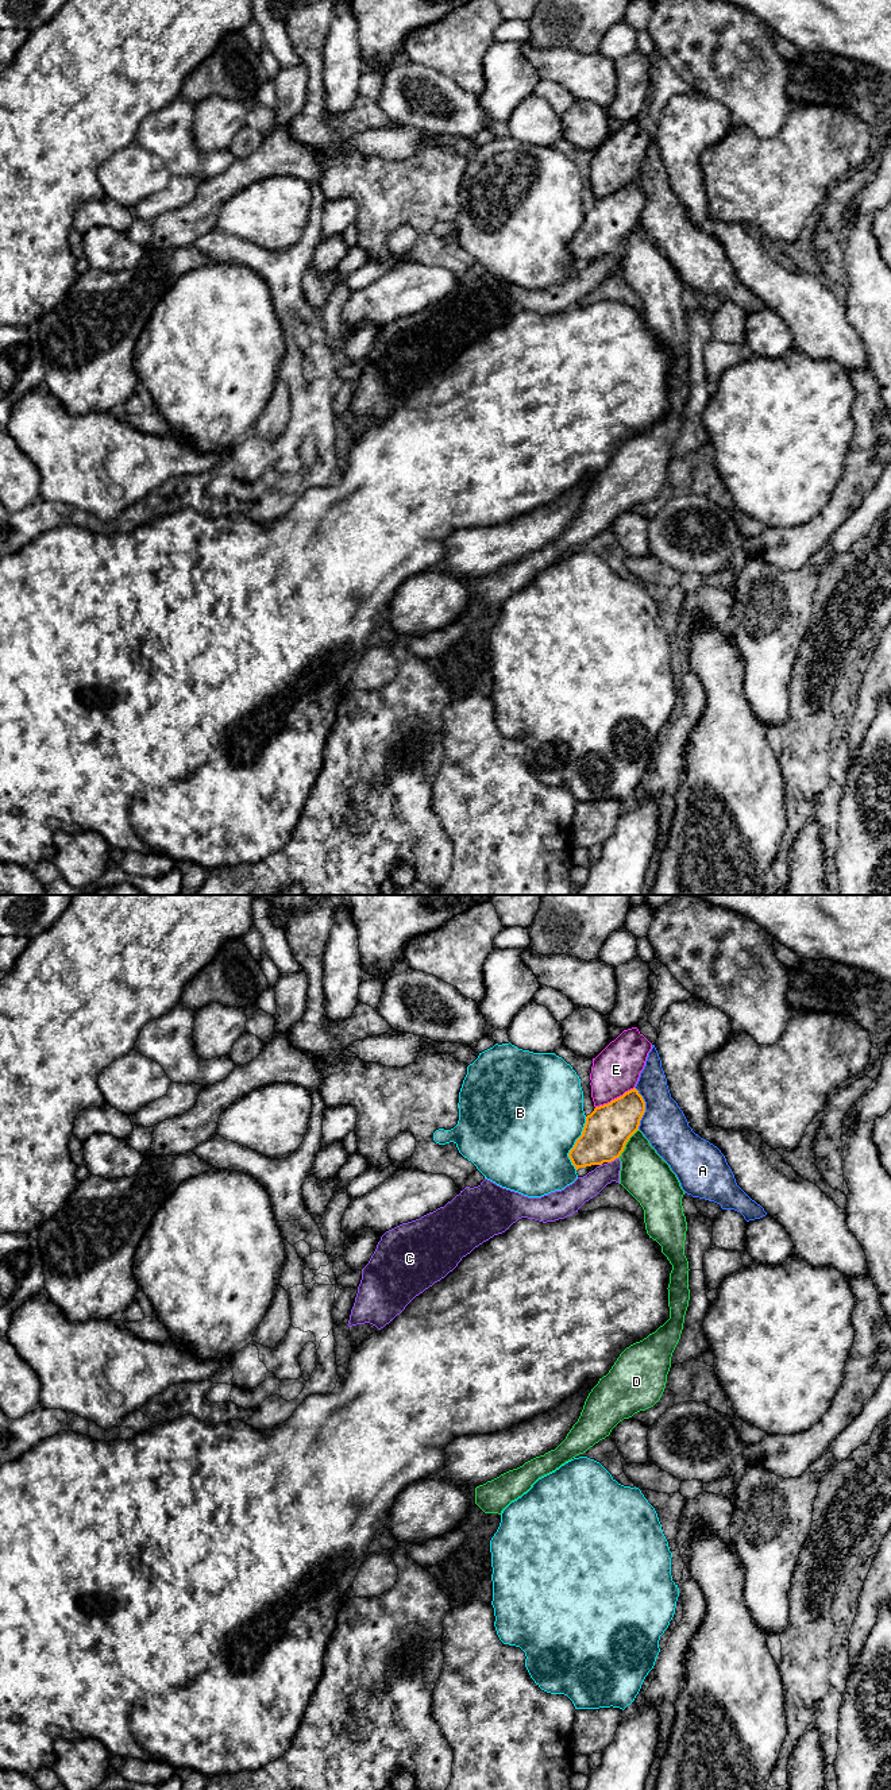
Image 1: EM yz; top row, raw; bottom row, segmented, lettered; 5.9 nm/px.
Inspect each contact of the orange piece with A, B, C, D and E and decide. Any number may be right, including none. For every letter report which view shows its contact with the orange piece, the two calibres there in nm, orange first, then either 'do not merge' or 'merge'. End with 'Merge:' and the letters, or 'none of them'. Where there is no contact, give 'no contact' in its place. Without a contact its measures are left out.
A: meets orange in yz; 280 nm thick on the orange side, 260 nm on the other; do not merge
B: meets orange in yz; 280 nm thick on the orange side, 480 nm on the other; do not merge
C: meets orange in yz; 280 nm thick on the orange side, 150 nm on the other; do not merge
D: meets orange in yz; 280 nm thick on the orange side, 280 nm on the other; do not merge
E: meets orange in yz; 280 nm thick on the orange side, 280 nm on the other; merge
Merge: E

